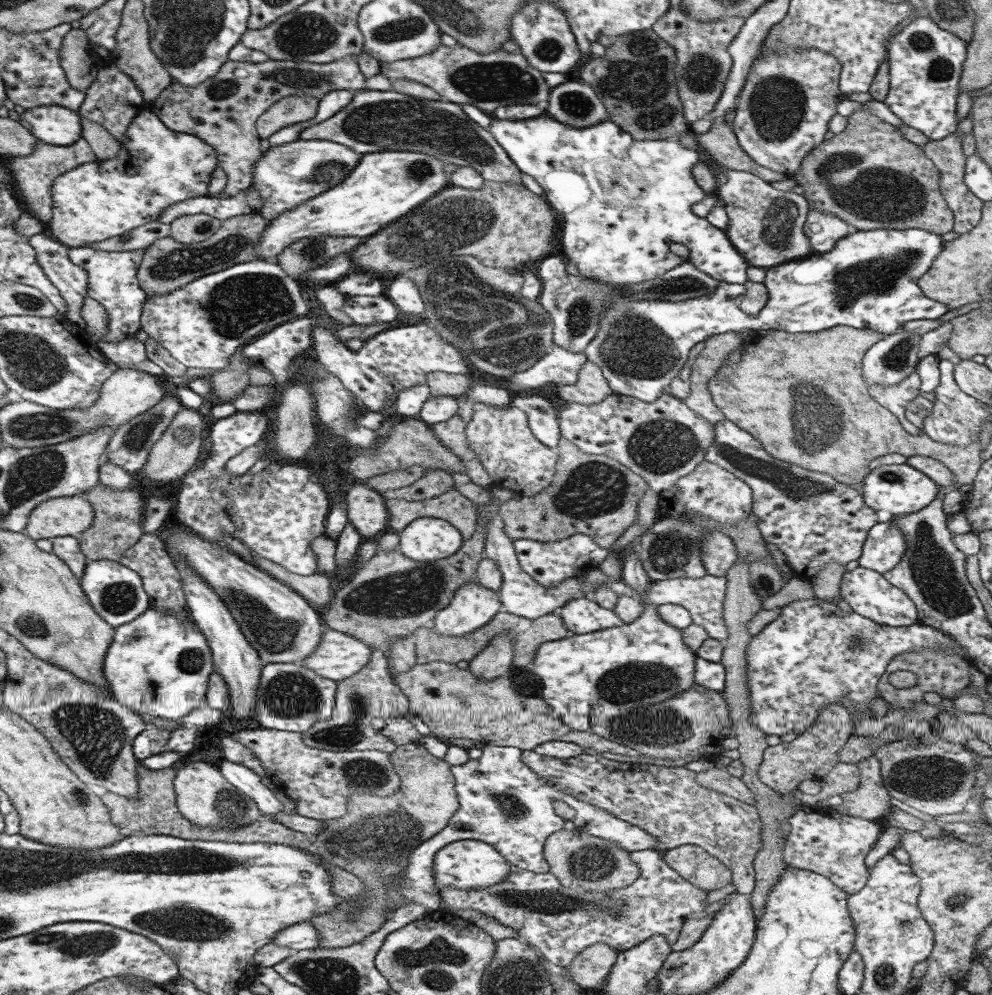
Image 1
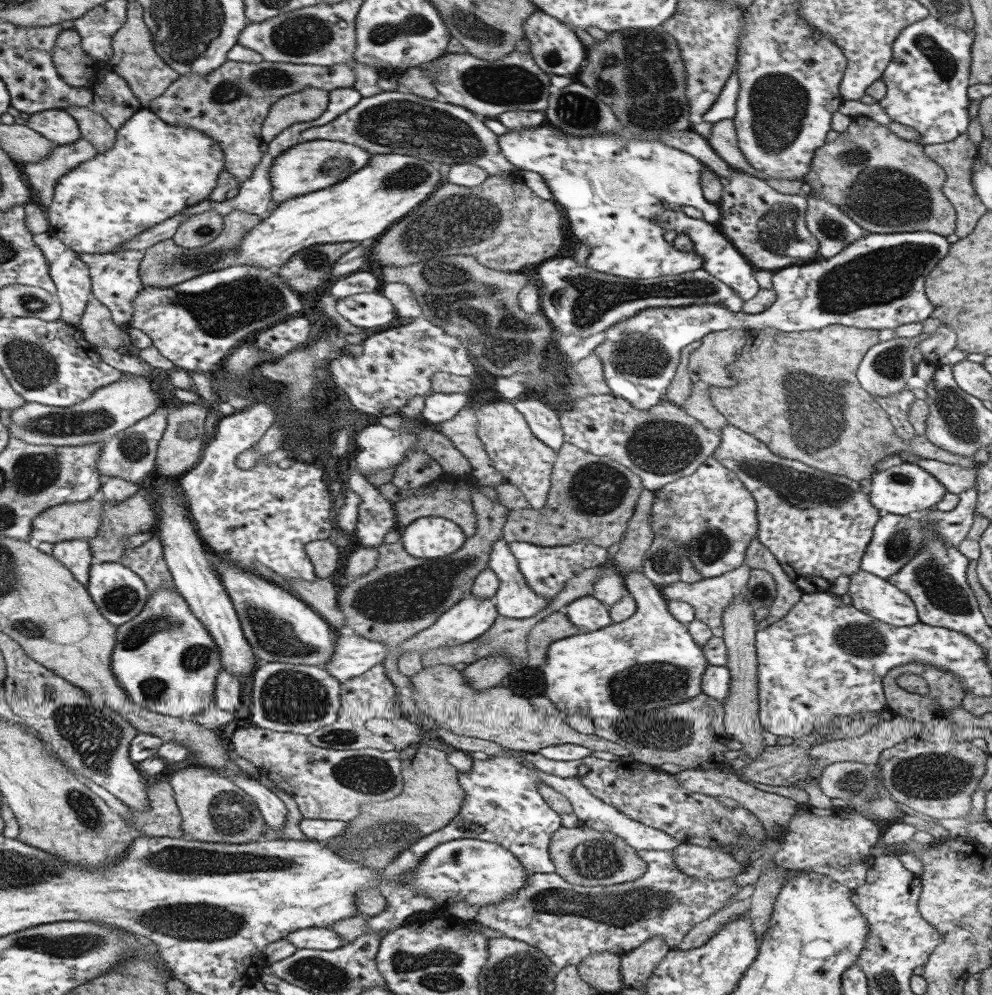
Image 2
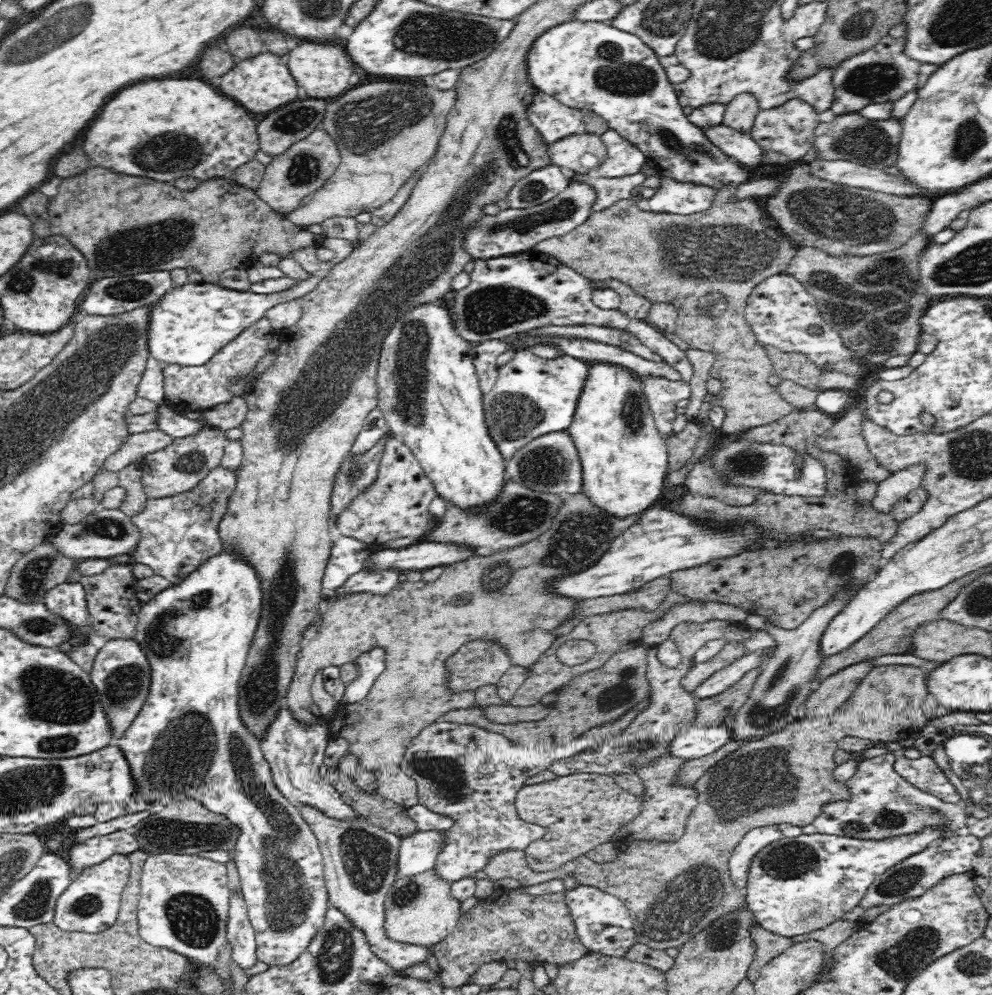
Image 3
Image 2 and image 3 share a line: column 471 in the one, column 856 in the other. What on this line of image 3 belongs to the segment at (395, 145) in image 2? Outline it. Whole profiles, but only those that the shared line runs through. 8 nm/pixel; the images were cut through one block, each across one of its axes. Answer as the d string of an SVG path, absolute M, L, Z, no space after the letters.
M854 111L818 123L814 130L813 148L820 160L848 160L884 171L888 166L895 166L900 137L901 121L898 119L868 120Z

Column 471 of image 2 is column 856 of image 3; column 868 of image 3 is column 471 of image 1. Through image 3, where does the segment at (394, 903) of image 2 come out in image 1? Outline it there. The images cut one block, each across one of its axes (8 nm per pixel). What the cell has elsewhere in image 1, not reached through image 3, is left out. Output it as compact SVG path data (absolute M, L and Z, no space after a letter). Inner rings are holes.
M486 744L482 747L480 766L482 770L474 770L472 759L460 766L451 766L455 778L455 790L459 800L458 810L452 815L449 823L438 833L422 841L412 852L402 880L394 879L392 887L383 890L384 920L391 917L396 910L410 904L420 904L428 912L440 909L439 890L434 884L432 868L436 853L451 842L461 840L479 840L495 846L495 849L517 869L532 873L550 872L549 864L543 855L546 839L563 829L564 820L555 813L555 800L561 800L574 808L576 817L573 819L578 829L584 829L592 836L615 842L628 852L656 849L659 842L655 836L644 832L639 826L624 822L599 806L580 800L563 790L558 790L538 776L532 770L520 770L521 756L512 756L513 746L494 746ZM396 885L405 886L396 886Z

